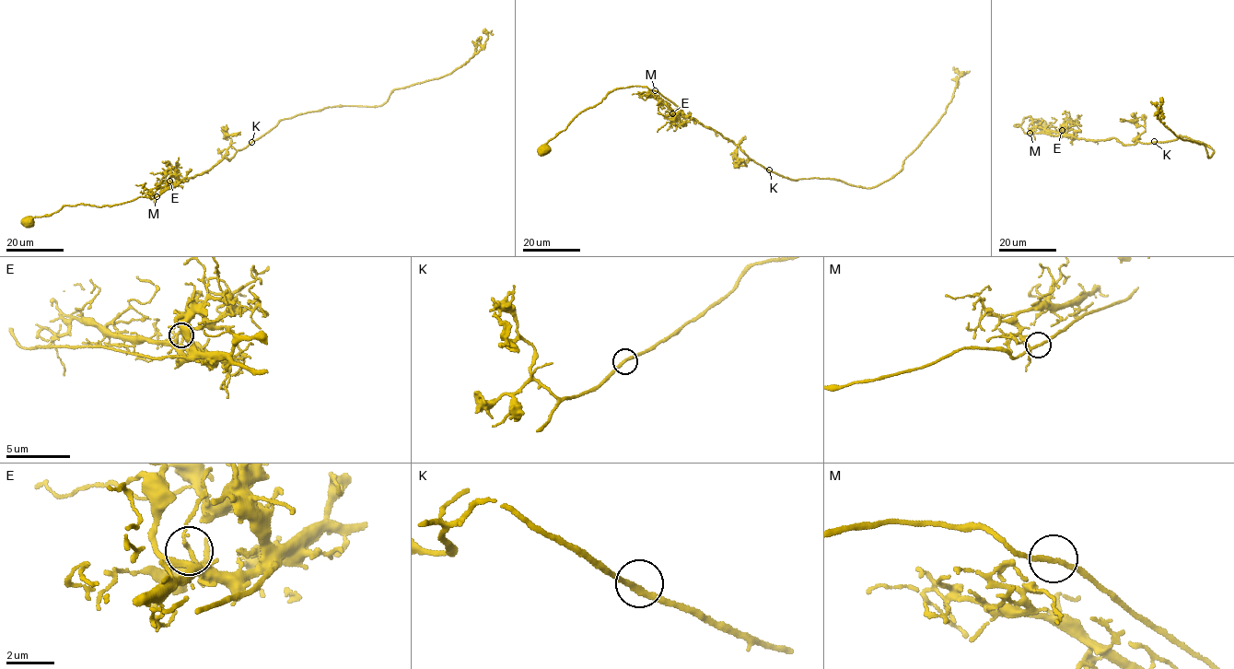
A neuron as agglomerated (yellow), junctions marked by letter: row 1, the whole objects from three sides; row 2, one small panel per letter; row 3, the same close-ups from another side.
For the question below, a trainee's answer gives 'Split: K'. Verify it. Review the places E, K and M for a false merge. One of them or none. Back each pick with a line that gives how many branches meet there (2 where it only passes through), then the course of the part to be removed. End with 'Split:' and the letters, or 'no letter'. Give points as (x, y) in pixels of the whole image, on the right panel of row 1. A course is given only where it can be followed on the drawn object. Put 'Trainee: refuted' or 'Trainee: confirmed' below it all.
Split: no letter
Trainee: refuted

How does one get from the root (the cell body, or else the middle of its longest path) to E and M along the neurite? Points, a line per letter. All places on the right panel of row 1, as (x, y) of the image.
E: (1155, 142), (1127, 145), (1112, 138), (1088, 140), (1063, 135), (1062, 130)
M: (1155, 142), (1127, 145), (1112, 138), (1088, 140), (1065, 134), (1030, 133)

